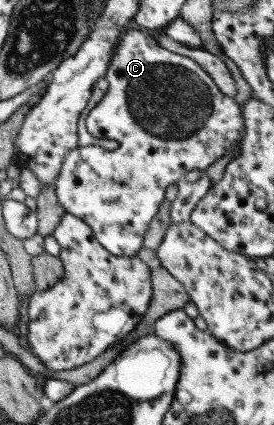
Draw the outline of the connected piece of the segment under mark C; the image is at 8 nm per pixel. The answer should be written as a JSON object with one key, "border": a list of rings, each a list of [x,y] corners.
{"border":[[[126,26],[124,31],[120,33],[120,38],[116,43],[113,53],[111,53],[111,61],[107,66],[105,78],[108,81],[107,91],[102,95],[99,103],[95,103],[95,107],[87,113],[85,118],[85,127],[89,134],[94,138],[105,138],[115,140],[118,146],[112,150],[106,150],[99,146],[77,146],[74,150],[65,154],[60,165],[58,176],[54,181],[54,193],[56,201],[61,205],[65,214],[74,215],[76,219],[83,221],[87,227],[91,229],[94,239],[105,248],[111,255],[118,257],[136,256],[142,247],[142,240],[145,231],[152,218],[154,218],[159,205],[164,201],[165,195],[168,193],[167,187],[175,185],[179,178],[185,173],[193,170],[206,170],[211,163],[215,163],[219,157],[223,157],[234,149],[234,145],[242,139],[244,133],[244,121],[242,120],[242,111],[233,100],[232,97],[226,96],[219,91],[215,82],[197,65],[192,59],[183,57],[178,53],[167,51],[164,47],[160,47],[155,38],[150,33],[138,29],[136,26]]]}

